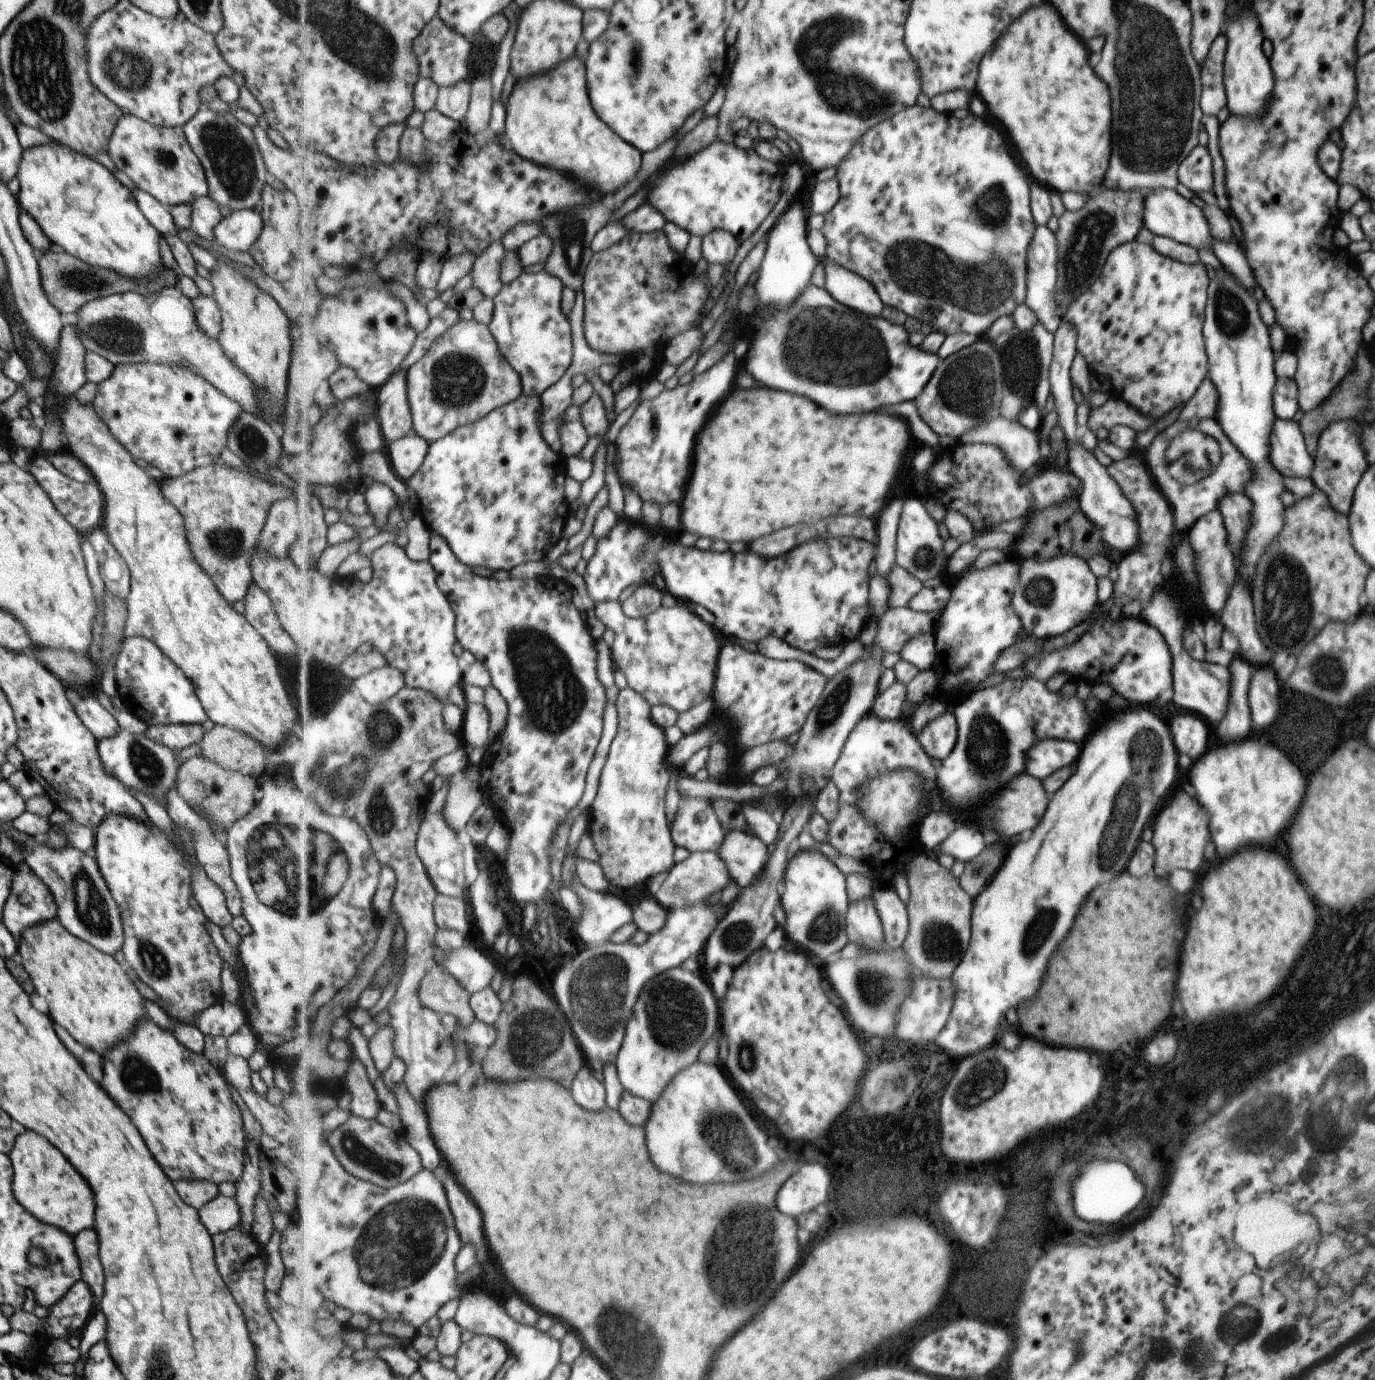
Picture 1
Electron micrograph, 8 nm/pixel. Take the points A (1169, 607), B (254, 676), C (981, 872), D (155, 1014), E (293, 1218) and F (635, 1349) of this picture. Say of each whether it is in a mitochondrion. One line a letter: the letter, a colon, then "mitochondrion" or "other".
A: mitochondrion
B: other
C: mitochondrion
D: other
E: other
F: mitochondrion

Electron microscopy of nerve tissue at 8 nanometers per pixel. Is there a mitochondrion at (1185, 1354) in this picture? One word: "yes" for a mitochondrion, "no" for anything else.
yes

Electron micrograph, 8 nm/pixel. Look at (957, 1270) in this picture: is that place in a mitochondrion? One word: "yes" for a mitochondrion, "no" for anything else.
no

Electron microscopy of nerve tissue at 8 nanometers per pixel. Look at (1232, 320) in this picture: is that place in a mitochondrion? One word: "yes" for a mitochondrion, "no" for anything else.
yes

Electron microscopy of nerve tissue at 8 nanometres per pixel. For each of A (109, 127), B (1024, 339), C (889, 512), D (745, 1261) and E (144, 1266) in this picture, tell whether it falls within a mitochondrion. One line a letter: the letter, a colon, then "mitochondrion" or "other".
A: other
B: other
C: other
D: mitochondrion
E: mitochondrion

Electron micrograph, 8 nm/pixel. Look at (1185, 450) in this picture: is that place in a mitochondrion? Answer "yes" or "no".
yes

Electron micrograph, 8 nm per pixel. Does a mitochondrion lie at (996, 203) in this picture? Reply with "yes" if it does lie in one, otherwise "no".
yes

